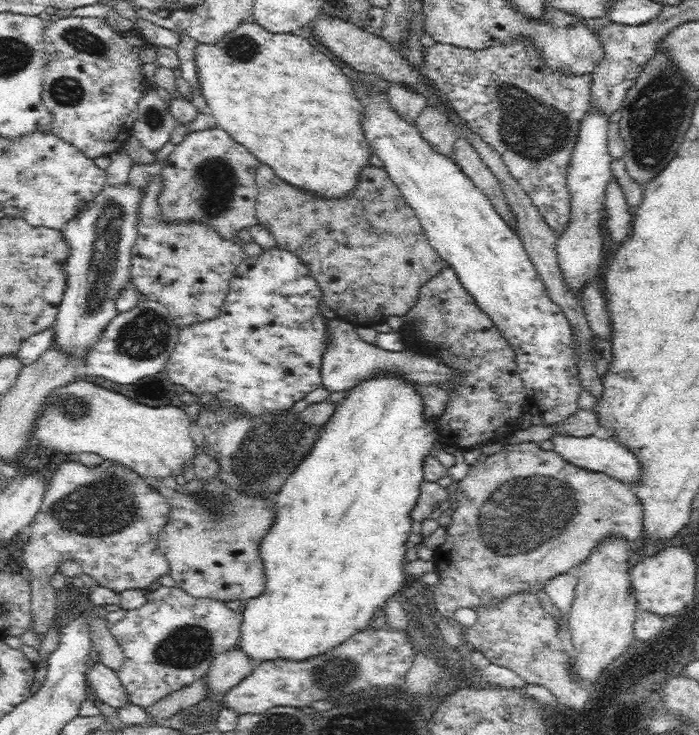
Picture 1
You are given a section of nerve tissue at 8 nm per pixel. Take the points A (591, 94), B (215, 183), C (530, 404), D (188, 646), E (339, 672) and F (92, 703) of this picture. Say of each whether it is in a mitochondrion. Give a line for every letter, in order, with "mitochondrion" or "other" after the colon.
A: other
B: mitochondrion
C: other
D: mitochondrion
E: mitochondrion
F: other

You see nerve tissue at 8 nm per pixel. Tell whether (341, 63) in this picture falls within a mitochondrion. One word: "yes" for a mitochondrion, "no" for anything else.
no

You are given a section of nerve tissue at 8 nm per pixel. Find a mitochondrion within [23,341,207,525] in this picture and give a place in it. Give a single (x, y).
(76, 409)

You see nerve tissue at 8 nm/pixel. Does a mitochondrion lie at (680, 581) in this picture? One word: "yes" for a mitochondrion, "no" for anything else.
no

